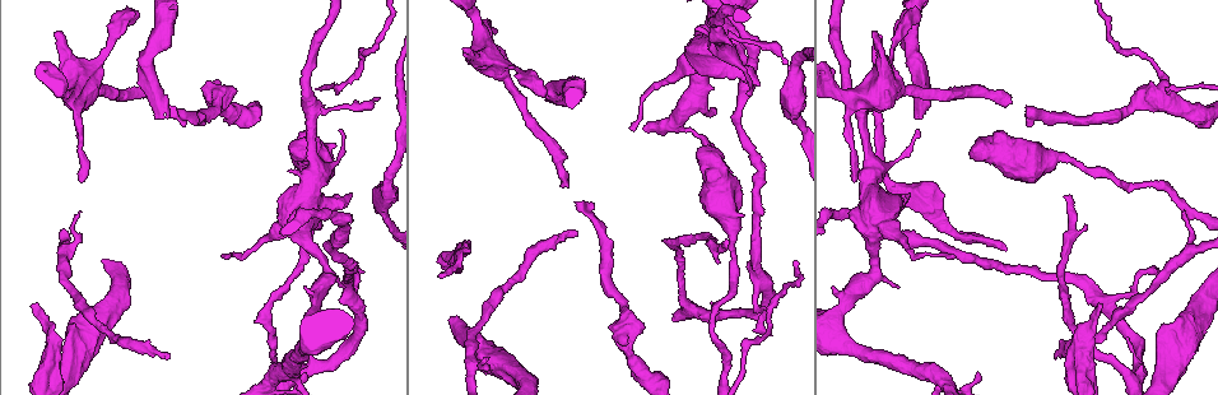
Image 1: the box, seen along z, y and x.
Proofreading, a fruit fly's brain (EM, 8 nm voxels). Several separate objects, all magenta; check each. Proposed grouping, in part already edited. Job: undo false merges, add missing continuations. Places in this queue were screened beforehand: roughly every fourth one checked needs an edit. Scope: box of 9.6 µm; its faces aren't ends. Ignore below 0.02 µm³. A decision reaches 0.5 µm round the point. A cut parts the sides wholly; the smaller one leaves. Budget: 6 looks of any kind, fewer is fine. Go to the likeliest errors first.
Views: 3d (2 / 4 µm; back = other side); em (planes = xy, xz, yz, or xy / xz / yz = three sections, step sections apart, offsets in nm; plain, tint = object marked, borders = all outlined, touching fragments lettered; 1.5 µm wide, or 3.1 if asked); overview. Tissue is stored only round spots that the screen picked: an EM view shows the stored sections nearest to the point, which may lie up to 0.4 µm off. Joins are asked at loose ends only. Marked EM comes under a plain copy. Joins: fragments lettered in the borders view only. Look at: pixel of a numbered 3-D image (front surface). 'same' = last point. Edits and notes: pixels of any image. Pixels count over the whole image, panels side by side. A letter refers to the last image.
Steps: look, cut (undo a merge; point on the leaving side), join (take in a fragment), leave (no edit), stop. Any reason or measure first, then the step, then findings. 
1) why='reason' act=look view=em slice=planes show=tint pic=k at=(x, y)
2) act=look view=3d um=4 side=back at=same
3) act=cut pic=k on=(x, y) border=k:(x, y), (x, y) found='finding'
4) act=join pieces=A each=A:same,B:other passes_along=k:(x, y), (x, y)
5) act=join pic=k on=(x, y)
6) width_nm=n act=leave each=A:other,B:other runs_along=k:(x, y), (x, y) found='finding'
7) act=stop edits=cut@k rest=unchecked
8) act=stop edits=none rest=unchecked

act=look view=3d um=4 pic=1 at=(169, 114)

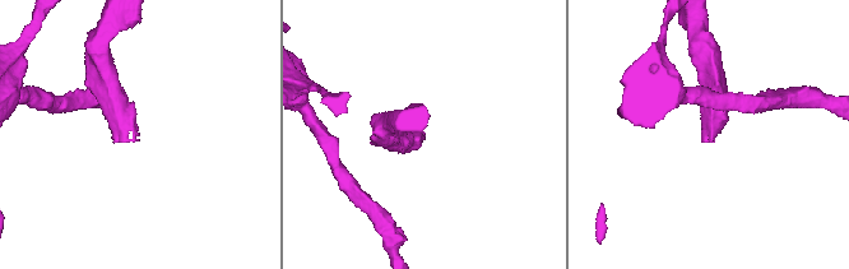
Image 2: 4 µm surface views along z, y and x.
why='now the EM' act=look view=em slice=xy step=4 show=borders pic=2 at=(708, 141)

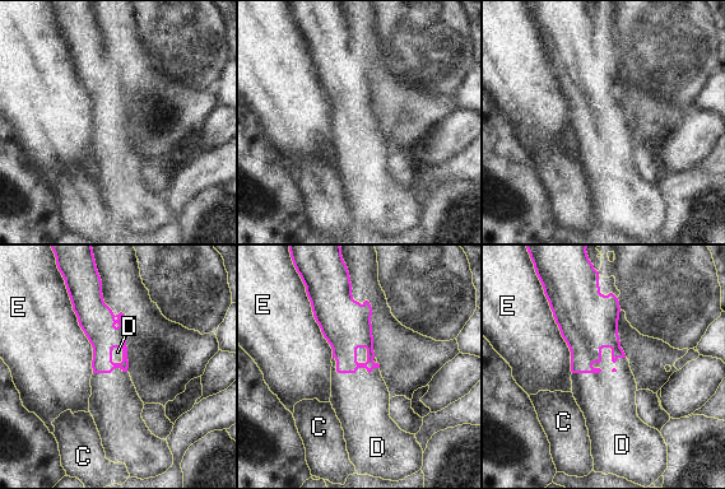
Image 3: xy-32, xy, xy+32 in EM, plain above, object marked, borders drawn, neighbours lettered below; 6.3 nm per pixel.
act=join pieces=D each=C:other,D:same,E:other passes_along=3:(589, 324), (599, 362), (608, 399) found='the cell continues'

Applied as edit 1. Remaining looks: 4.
why='see it whole again' act=look view=overview

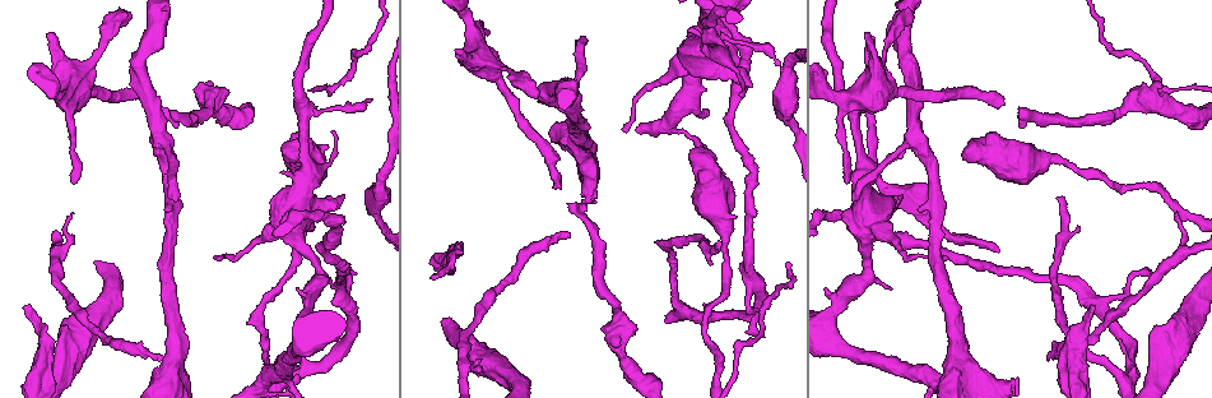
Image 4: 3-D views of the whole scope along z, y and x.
why='arms part here' act=look view=em slice=xy step=8 show=tint pic=4 at=(852, 113)

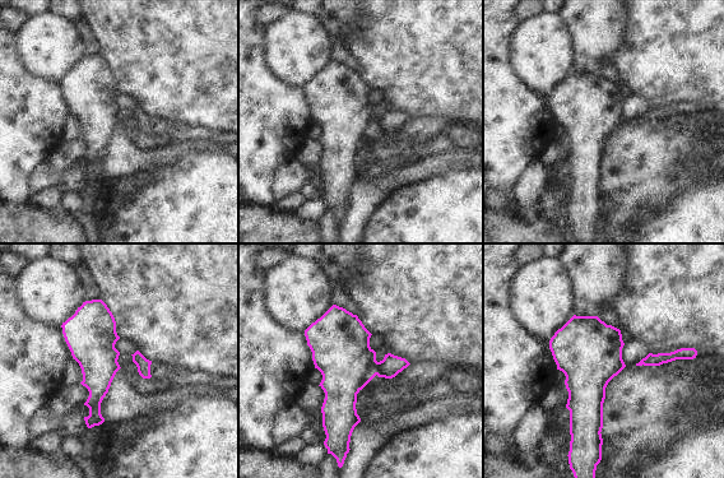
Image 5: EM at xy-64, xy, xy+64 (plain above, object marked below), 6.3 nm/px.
why='another direction' act=look view=em slice=planes show=tint at=same

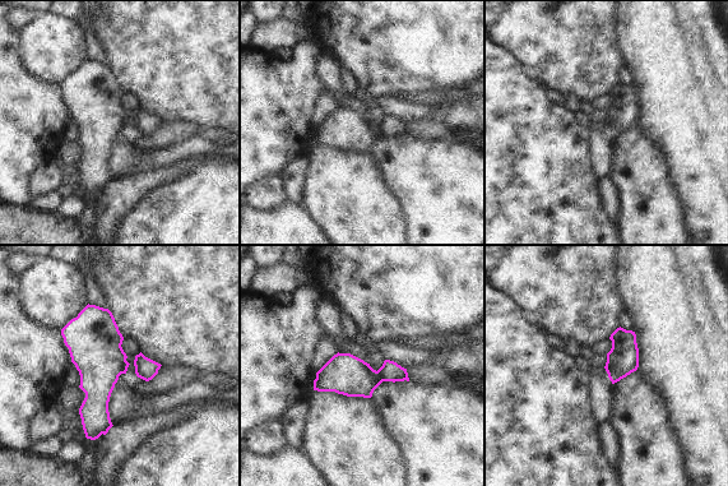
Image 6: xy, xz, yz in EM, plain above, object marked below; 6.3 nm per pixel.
why='what lies round it' act=look view=em slice=planes show=borders at=same

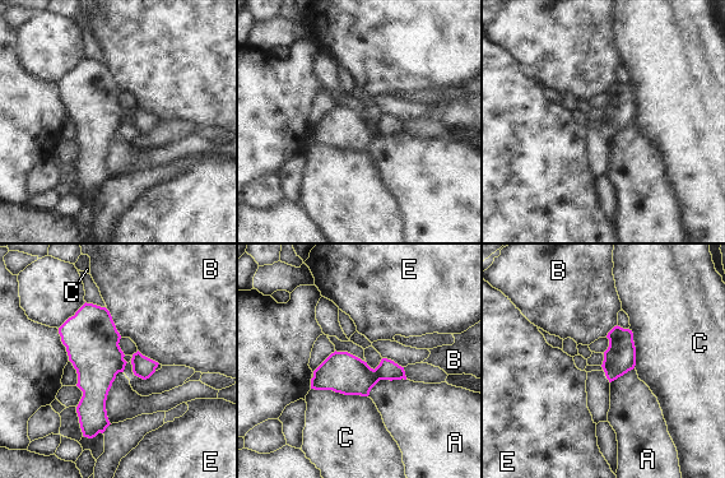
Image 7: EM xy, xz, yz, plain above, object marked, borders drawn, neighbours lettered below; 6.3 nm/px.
width_nm=200 act=cut pic=7 on=(387, 370) each=A:other,B:other,C:other,E:other border=7:(373, 370), (380, 379) found='a second cell is stuck on'

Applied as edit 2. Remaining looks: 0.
act=stop edits=join@3,cut@7 rest=unchecked

